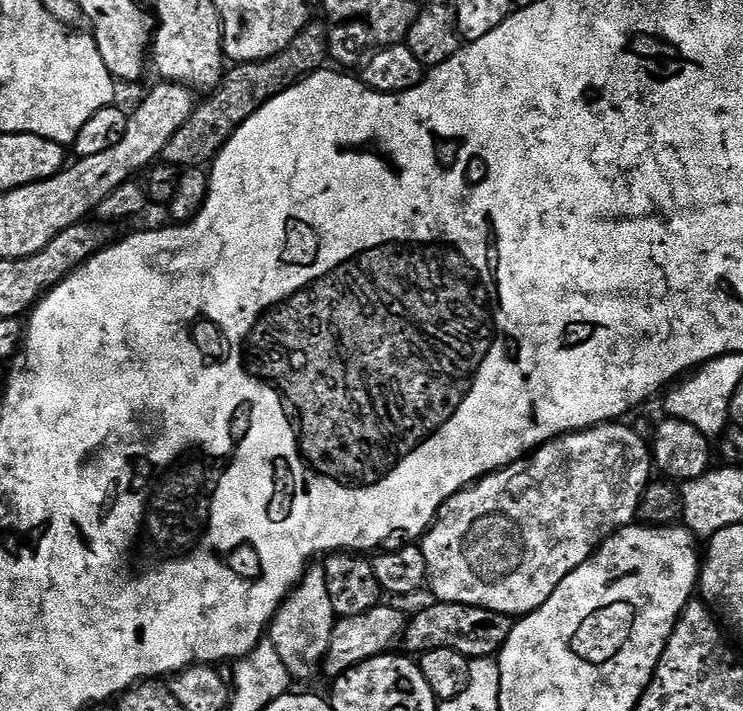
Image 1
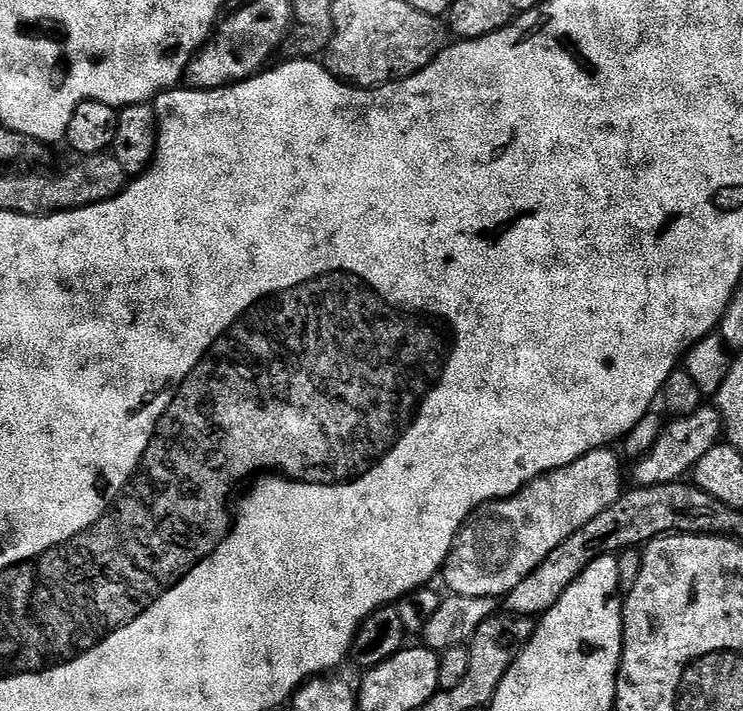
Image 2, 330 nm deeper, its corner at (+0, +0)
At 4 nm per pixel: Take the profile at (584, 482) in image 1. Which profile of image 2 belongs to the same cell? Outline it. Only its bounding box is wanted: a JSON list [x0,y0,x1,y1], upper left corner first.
[442,447,626,598]

